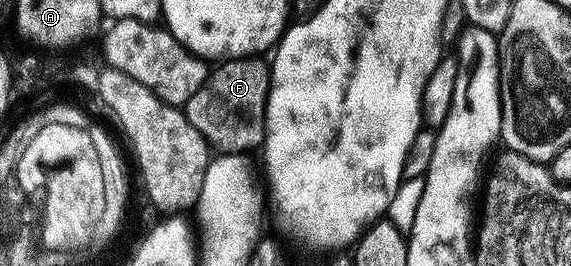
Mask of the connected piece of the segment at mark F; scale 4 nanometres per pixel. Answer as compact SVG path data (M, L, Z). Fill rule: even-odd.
M254 56L251 58L231 58L220 63L221 66L216 70L216 68L210 69L209 76L206 78L204 84L199 88L199 92L195 92L195 96L191 96L191 100L187 100L184 104L185 115L187 120L191 120L191 124L197 129L200 134L205 137L206 142L209 143L210 147L214 151L220 152L225 156L237 156L242 152L249 152L245 150L253 150L262 145L265 141L265 109L267 108L267 100L269 99L269 72L271 69L270 63L266 61L264 57Z

